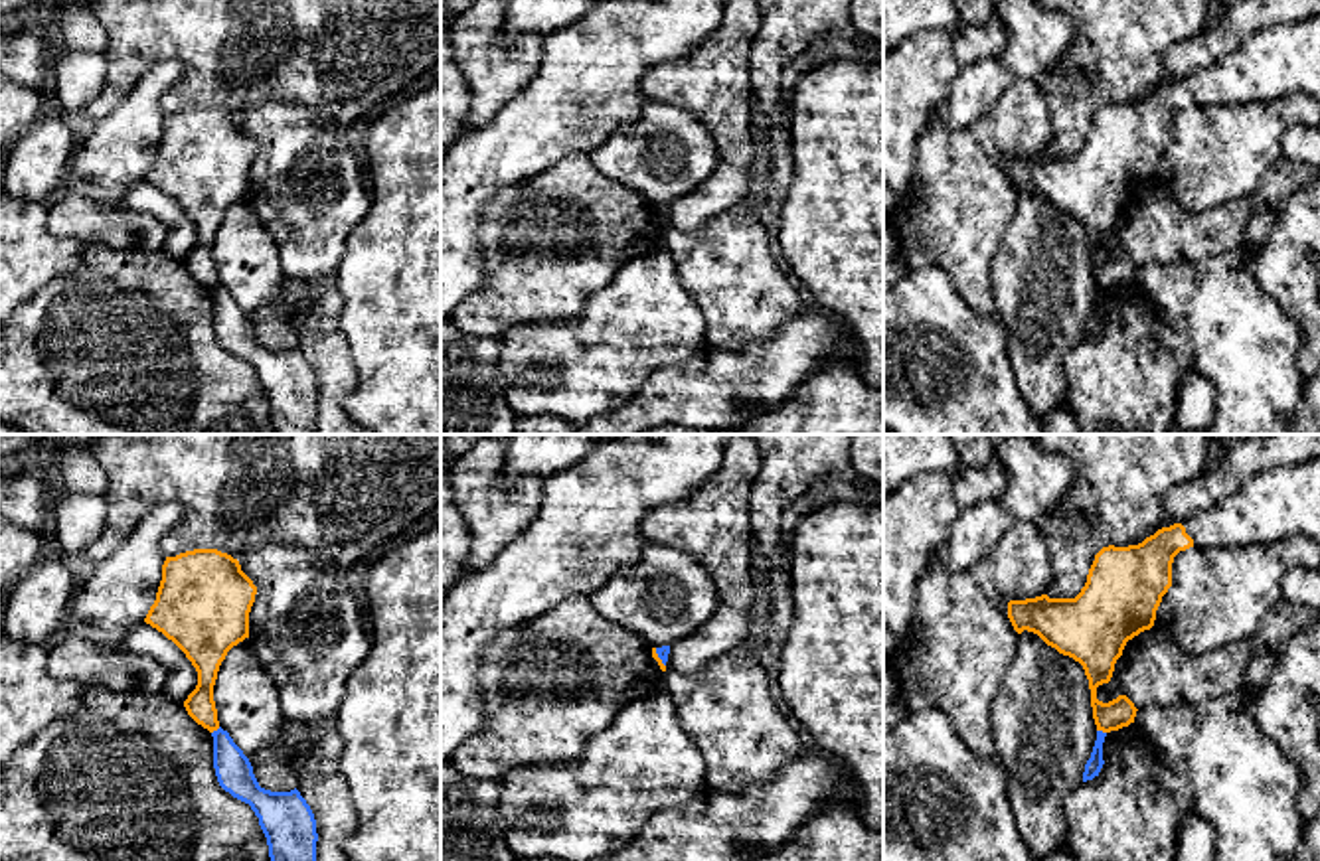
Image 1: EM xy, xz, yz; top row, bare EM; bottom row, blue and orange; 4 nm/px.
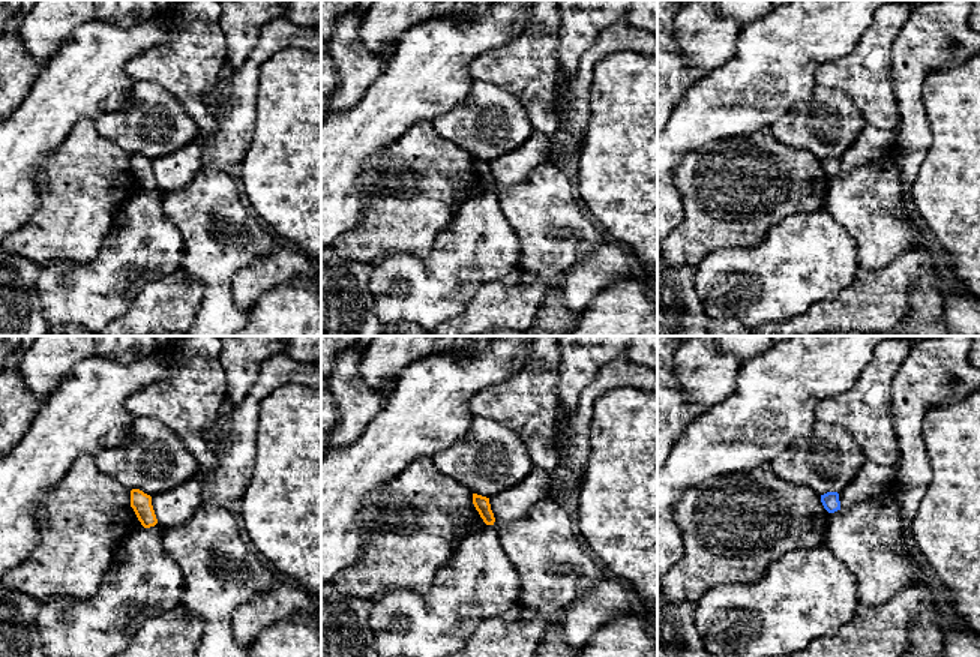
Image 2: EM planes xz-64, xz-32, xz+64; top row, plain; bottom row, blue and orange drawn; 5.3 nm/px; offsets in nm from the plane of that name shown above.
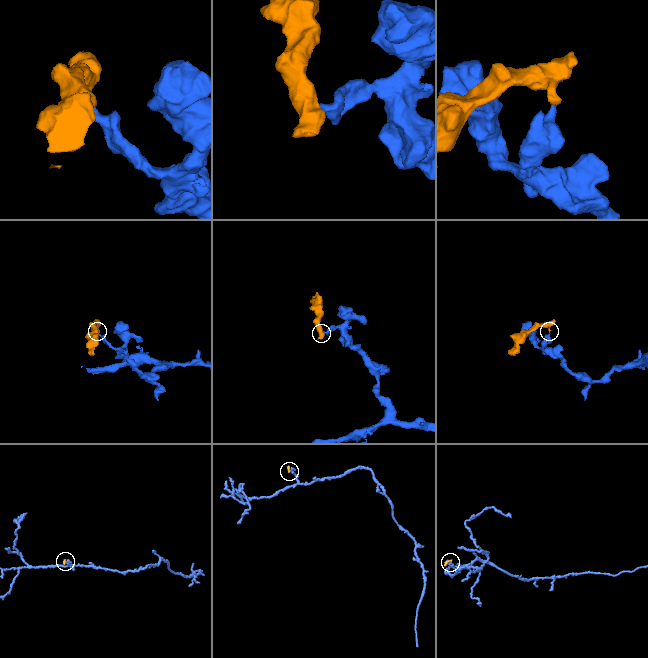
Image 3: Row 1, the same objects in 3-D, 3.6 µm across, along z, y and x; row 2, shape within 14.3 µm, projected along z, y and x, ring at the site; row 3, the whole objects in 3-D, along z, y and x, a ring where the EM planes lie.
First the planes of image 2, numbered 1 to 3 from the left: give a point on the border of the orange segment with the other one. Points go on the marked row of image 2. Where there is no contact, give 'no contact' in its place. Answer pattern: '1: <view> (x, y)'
1: no contact
2: no contact
3: no contact

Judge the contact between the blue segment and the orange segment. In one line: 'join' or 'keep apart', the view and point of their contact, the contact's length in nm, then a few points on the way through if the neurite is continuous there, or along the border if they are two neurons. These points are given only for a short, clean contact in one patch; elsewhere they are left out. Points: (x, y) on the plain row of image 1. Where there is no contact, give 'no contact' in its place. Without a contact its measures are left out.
keep apart; meets blue in yz at (1101, 289); contact 40 nm long; border along yz (1097, 287), (1105, 291)

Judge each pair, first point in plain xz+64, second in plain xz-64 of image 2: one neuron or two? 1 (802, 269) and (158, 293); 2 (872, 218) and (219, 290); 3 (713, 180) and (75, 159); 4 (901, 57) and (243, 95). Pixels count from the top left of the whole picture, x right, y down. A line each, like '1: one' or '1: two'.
1: two
2: one
3: one
4: two

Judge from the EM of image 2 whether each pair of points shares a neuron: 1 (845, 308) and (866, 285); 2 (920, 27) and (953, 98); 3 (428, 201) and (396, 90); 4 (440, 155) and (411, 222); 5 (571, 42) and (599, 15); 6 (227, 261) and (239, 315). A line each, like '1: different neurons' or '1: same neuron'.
1: same neuron
2: different neurons
3: different neurons
4: same neuron
5: same neuron
6: same neuron

